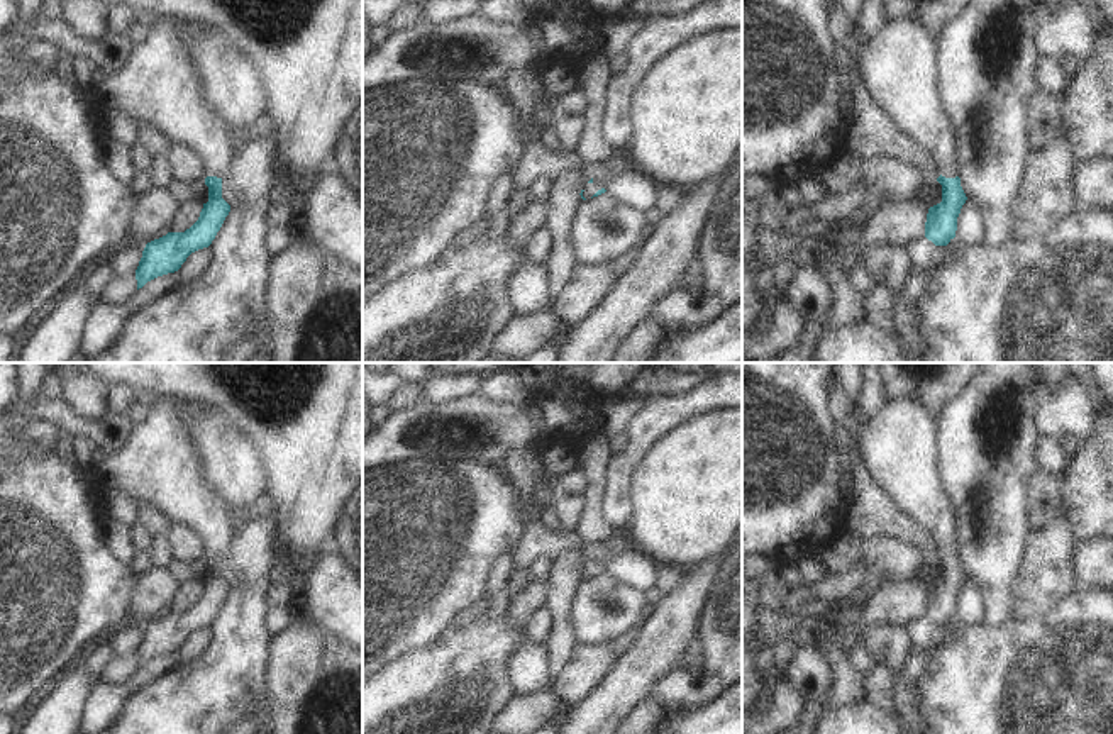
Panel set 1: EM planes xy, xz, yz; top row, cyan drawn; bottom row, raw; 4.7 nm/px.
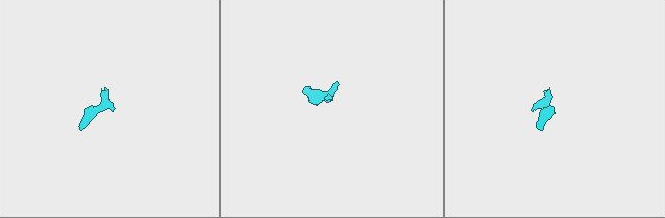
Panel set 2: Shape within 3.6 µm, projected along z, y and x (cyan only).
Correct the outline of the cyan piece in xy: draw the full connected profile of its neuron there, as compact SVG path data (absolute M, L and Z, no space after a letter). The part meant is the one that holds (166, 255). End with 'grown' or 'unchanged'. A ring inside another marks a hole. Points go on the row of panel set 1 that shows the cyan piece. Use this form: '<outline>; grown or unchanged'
M158 19L146 41L134 44L124 70L102 76L97 93L107 114L122 112L136 124L151 124L169 144L193 149L207 170L208 202L198 220L185 232L168 232L146 244L136 270L139 290L178 271L191 253L215 239L230 212L222 198L222 180L230 171L234 142L224 119L203 98L178 19Z; grown

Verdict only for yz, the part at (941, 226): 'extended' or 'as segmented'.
extended

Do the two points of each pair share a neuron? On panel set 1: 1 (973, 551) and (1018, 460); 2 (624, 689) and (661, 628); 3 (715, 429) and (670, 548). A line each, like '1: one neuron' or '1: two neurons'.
1: one neuron
2: one neuron
3: one neuron

